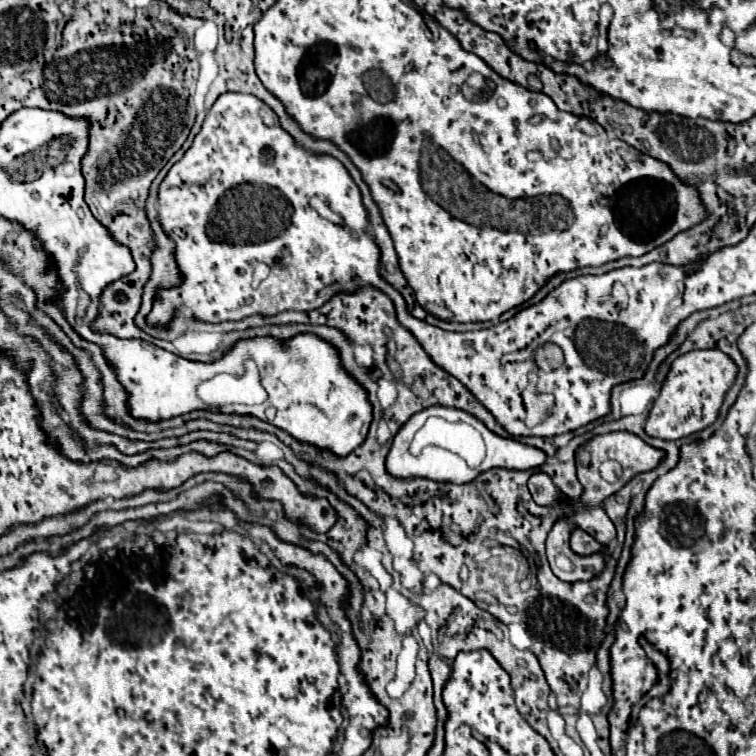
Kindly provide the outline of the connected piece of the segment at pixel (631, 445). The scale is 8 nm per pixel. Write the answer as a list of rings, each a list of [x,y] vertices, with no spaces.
[[[610,432],[594,436],[588,446],[600,446],[600,450],[590,452],[592,464],[602,464],[604,460],[618,460],[624,469],[624,476],[654,470],[666,456],[664,450],[658,450],[646,444],[632,432]]]

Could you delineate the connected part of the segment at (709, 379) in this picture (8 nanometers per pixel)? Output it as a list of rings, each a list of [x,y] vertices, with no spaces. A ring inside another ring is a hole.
[[[718,348],[694,350],[678,356],[672,364],[672,372],[668,374],[660,390],[660,396],[656,398],[648,414],[644,430],[654,438],[666,438],[666,440],[702,432],[704,428],[716,422],[726,392],[732,388],[736,376],[738,366],[734,364],[734,360],[730,360],[730,356],[718,352]]]

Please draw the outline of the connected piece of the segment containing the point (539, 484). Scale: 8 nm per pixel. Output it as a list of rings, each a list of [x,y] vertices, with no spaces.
[[[542,472],[530,476],[528,488],[530,488],[530,494],[532,494],[534,502],[540,504],[540,506],[556,506],[560,502],[558,488],[552,484],[550,476],[546,476]]]

